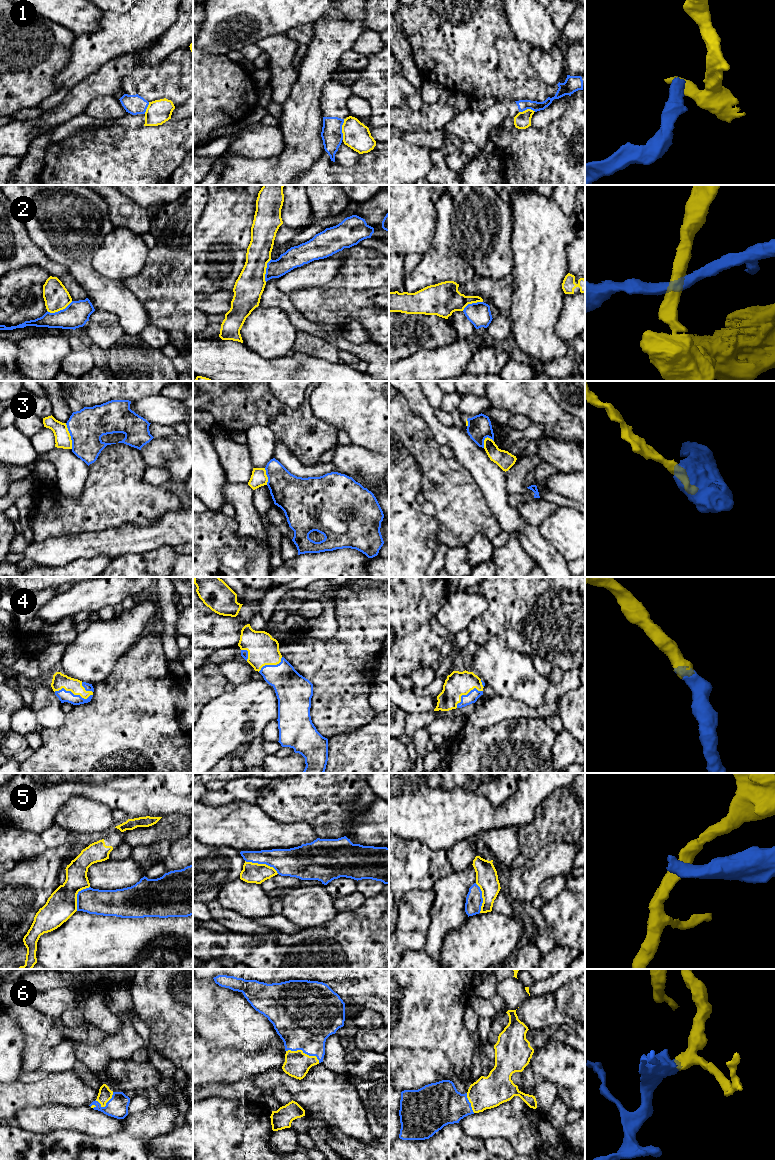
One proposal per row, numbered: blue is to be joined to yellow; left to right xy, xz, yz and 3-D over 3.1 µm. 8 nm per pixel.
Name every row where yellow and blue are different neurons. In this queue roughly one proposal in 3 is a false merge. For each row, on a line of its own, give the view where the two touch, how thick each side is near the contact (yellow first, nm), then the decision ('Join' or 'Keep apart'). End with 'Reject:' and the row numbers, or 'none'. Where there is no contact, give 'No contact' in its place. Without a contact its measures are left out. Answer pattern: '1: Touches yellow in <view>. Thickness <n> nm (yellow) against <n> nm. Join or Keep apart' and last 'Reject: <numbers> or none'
1: Touches yellow in xz. Thickness 220 nm (yellow) against 170 nm. Keep apart
2: Touches yellow in xy. Thickness 200 nm (yellow) against 200 nm. Keep apart
3: Touches yellow in xy. Thickness 130 nm (yellow) against 280 nm. Keep apart
4: Touches yellow in xy. Thickness 120 nm (yellow) against 100 nm. Join
5: Touches yellow in xz. Thickness 160 nm (yellow) against 240 nm. Keep apart
6: Touches yellow in xz. Thickness 200 nm (yellow) against 440 nm. Join
Reject: 1, 2, 3, 5

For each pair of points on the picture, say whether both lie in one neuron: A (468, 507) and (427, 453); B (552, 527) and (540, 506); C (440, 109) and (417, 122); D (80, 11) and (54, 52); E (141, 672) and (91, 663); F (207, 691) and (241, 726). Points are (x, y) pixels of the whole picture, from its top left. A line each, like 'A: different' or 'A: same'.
A: same
B: different
C: same
D: different
E: different
F: different

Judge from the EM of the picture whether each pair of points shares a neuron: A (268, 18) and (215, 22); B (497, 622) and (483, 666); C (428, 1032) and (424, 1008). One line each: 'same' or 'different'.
A: same
B: different
C: same

